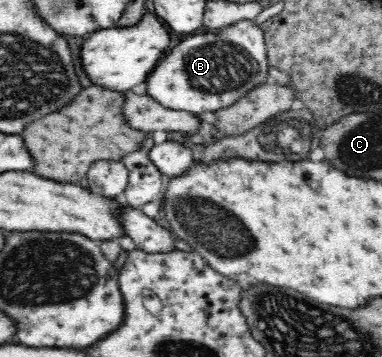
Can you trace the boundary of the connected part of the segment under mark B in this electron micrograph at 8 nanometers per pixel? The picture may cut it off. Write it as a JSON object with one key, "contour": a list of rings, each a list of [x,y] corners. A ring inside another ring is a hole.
{"contour":[[[242,19],[218,31],[205,31],[180,37],[177,47],[168,51],[148,78],[147,94],[155,97],[161,105],[175,111],[197,114],[209,117],[211,113],[222,111],[239,102],[247,93],[260,86],[271,84],[274,79],[269,76],[270,64],[268,61],[267,43],[263,25],[255,23],[254,19]]]}

